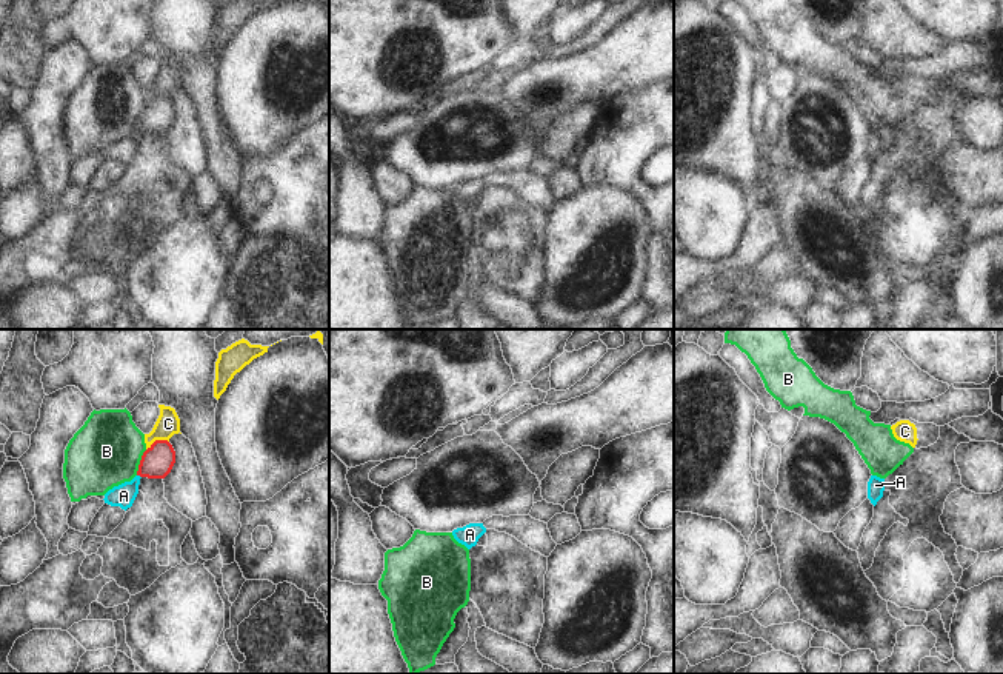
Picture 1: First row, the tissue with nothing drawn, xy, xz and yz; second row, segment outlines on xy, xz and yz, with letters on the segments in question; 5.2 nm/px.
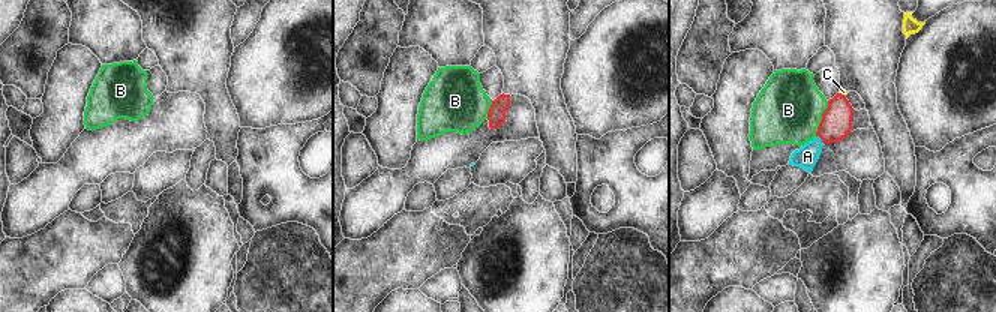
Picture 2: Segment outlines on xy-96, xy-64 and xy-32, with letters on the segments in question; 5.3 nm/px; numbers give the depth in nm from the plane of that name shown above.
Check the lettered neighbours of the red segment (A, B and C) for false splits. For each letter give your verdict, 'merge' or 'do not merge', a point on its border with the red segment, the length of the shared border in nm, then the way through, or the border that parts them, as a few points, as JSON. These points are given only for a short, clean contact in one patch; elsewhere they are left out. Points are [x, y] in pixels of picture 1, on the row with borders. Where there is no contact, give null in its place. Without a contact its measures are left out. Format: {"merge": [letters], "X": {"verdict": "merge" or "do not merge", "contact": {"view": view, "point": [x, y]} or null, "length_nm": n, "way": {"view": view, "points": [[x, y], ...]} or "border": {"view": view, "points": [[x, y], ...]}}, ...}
{"merge": ["A"], "A": {"verdict": "merge", "contact": {"view": "xy", "point": [139, 474]}, "length_nm": 30, "way": {"view": "xy", "points": [[157, 460], [139, 474], [123, 496]]}}, "B": {"verdict": "do not merge", "contact": {"view": "xy", "point": [140, 462]}, "length_nm": 150, "border": {"view": "xy", "points": [[146, 450], [136, 474]]}}, "C": {"verdict": "do not merge", "contact": {"view": "xy", "point": [157, 440]}, "length_nm": 130, "border": {"view": "xy", "points": [[168, 440], [156, 440], [146, 450]]}}}

